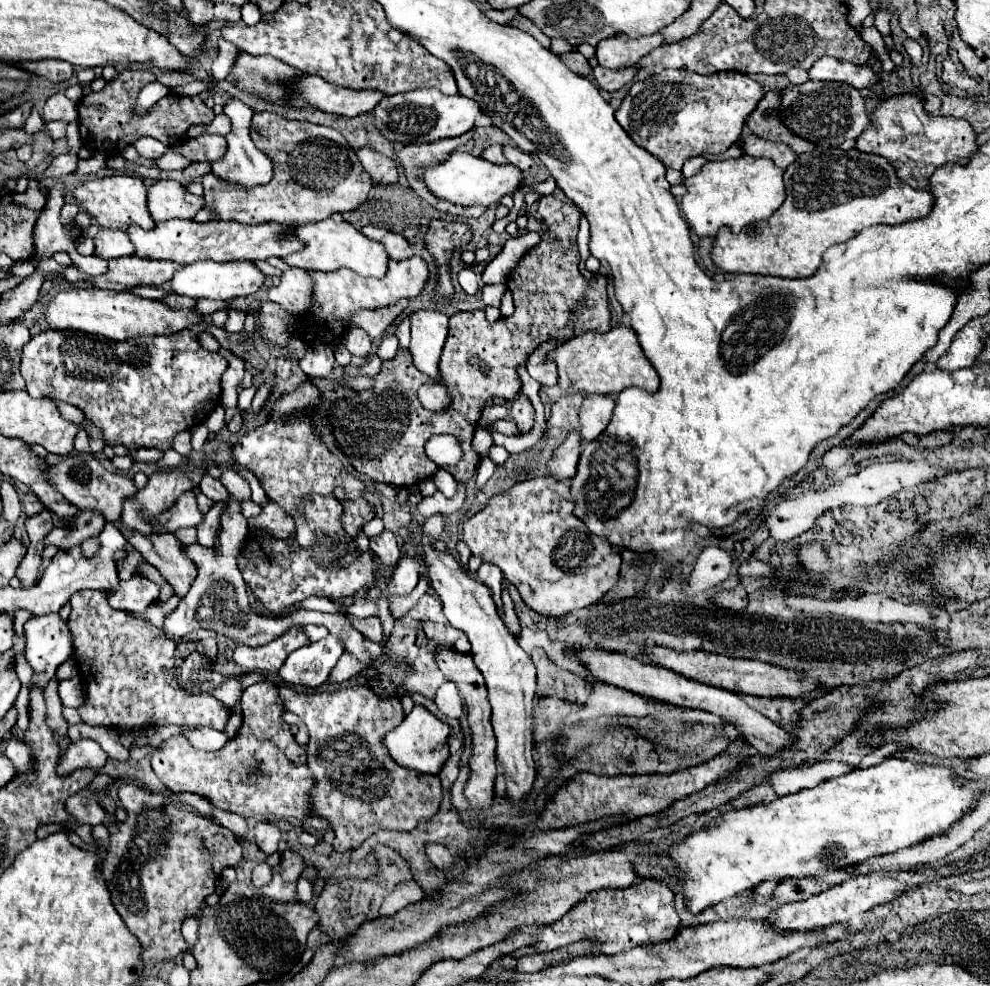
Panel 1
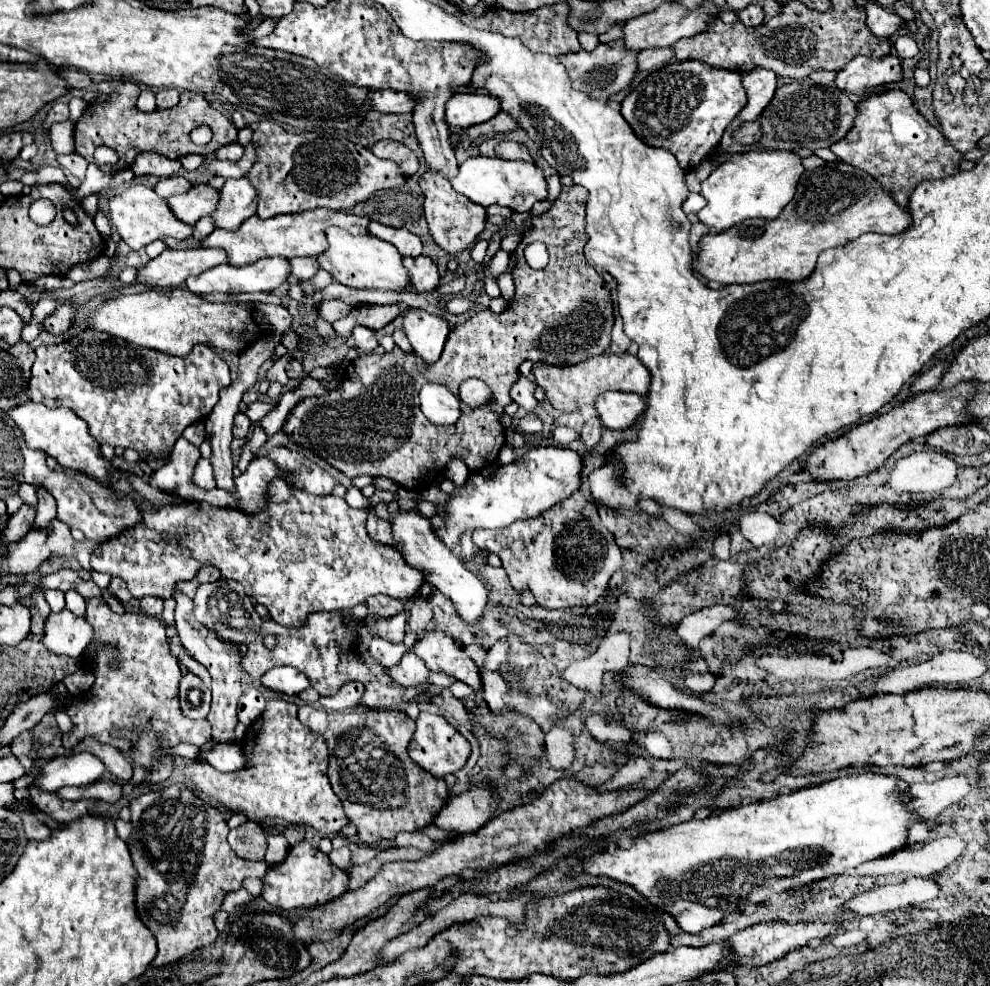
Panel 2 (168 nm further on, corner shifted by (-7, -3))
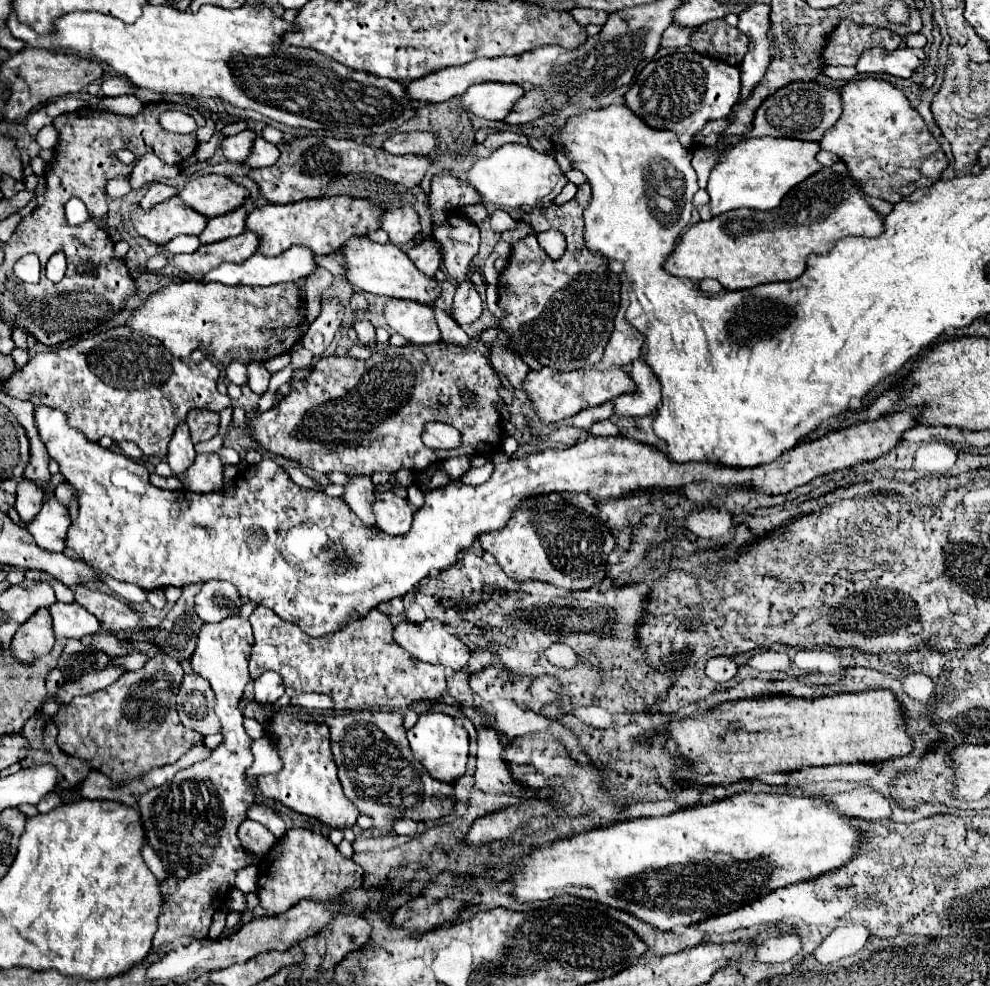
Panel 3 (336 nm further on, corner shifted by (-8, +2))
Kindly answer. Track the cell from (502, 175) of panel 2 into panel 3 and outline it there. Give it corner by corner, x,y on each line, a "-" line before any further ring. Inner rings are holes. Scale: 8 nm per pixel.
504,145
490,157
478,159
468,171
470,185
496,207
544,207
556,199
568,183
556,159
548,153
538,153
530,145

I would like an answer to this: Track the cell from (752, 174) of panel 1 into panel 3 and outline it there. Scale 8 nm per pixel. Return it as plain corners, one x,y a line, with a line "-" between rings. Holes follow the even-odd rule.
762,137
762,139
746,139
736,143
718,163
708,181
708,195
712,205
712,215
726,213
738,207
768,211
780,205
782,197
796,185
802,183
806,177
818,173
822,165
816,161
816,153
820,145
814,141
796,141
796,139
776,139
776,137

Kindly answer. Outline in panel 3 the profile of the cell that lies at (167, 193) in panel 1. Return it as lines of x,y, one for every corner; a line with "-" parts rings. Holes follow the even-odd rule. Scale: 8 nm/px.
200,175
186,183
180,199
206,217
216,217
238,209
250,199
248,189
224,175

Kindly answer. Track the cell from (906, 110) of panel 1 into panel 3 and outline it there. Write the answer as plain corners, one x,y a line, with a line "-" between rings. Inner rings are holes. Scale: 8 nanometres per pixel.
854,79
840,87
842,115
820,139
824,151
836,153
866,195
888,203
898,203
920,187
940,179
948,159
938,141
928,131
920,113
908,103
904,93
884,79

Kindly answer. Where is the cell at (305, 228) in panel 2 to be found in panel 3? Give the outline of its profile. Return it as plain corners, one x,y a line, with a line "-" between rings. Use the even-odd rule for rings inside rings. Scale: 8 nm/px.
346,195
338,197
320,197
320,199
304,199
292,205
264,205
256,207
246,217
246,229
254,231
260,237
258,253
264,255
280,255
292,245
310,247
316,255
328,255
336,251
348,237
366,235
380,229
382,207
372,205
366,199
354,199

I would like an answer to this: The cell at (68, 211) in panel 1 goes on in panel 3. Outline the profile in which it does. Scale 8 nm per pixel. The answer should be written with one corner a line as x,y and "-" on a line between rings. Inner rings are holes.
116,177
116,179
112,179
112,181
108,181
108,185
106,185
106,193
108,193
108,197
112,197
112,199
120,199
120,197
124,197
124,195
130,193
130,181
128,181
126,177

